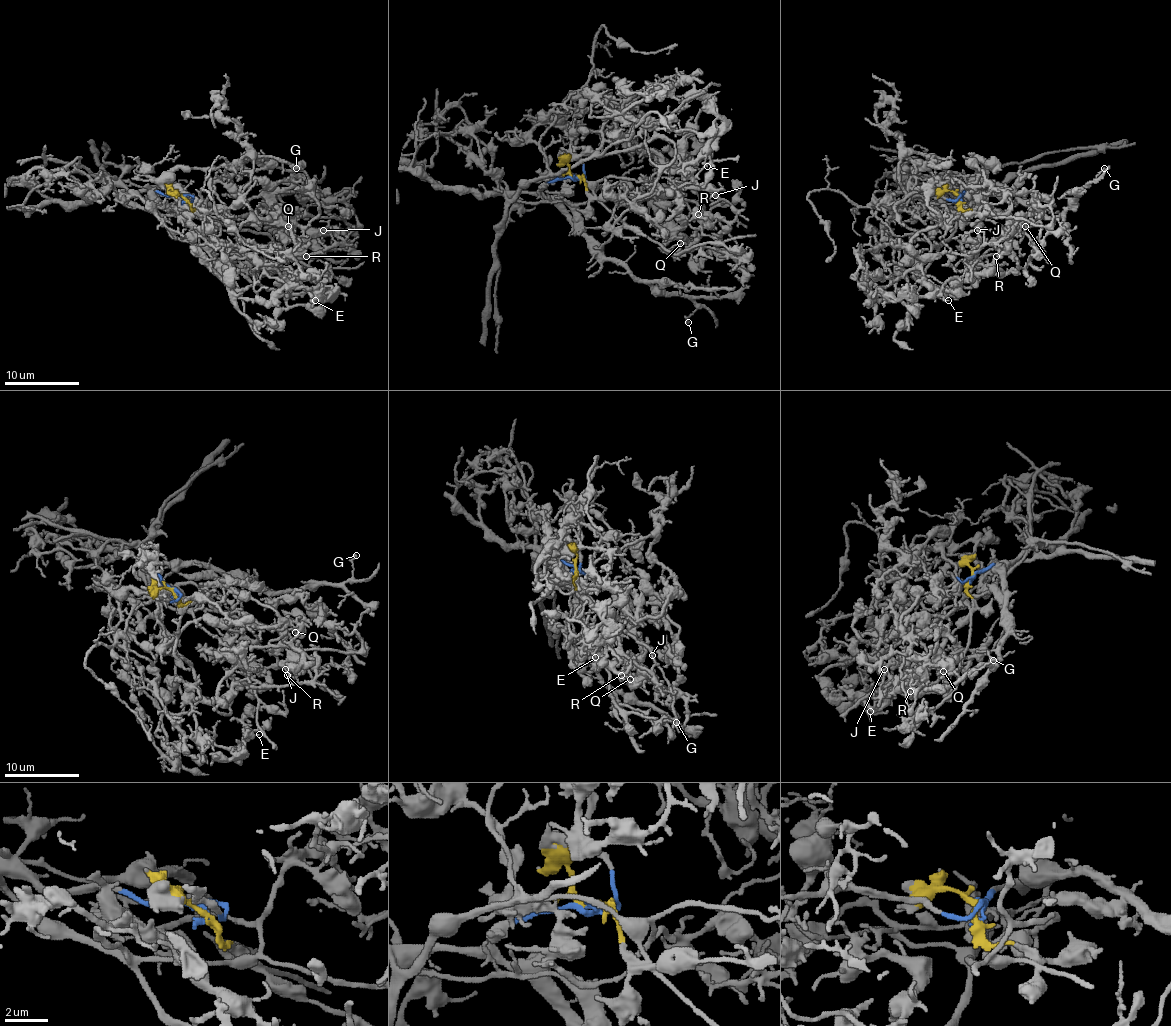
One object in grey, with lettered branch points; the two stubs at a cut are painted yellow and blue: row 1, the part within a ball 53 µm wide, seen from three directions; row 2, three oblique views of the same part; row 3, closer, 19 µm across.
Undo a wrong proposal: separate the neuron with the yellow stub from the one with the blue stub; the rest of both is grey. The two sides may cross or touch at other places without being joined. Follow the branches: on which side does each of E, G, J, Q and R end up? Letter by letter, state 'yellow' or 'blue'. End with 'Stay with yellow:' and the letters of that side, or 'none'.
E: yellow
G: blue
J: yellow
Q: yellow
R: yellow
Stay with yellow: E, J, Q, R

